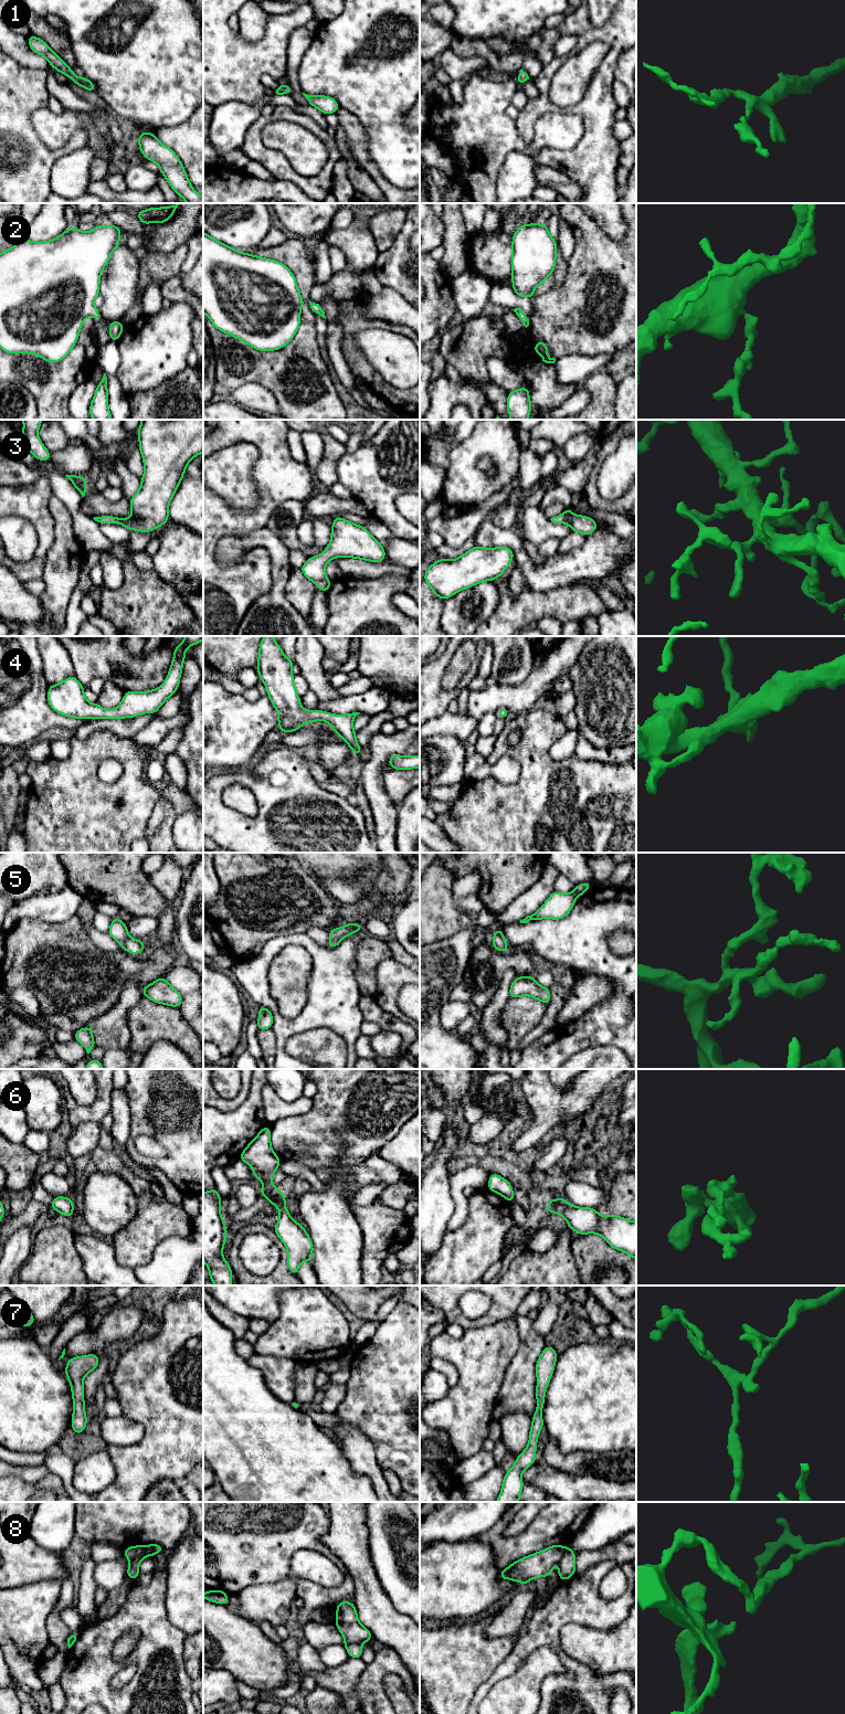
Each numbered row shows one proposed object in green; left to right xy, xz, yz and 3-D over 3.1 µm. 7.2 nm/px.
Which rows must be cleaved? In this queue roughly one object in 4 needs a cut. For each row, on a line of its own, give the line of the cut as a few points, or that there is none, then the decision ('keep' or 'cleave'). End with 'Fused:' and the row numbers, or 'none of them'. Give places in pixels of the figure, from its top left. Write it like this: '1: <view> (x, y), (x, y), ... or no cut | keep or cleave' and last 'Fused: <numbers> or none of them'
1: no cut | keep
2: no cut | keep
3: no cut | keep
4: no cut | keep
5: no cut | keep
6: no cut | keep
7: no cut | keep
8: yz (566, 1546), (566, 1551), (558, 1563) | cleave
Fused: 8

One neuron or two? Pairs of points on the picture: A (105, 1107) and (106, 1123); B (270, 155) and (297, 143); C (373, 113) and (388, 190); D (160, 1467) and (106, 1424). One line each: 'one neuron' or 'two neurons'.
A: two neurons
B: two neurons
C: two neurons
D: two neurons

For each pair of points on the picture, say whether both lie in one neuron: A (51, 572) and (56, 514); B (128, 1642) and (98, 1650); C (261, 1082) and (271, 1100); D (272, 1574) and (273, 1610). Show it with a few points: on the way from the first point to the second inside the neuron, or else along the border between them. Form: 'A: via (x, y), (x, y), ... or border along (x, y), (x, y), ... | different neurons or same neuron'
A: via (63, 558), (63, 528) | same neuron
B: border along (133, 1629), (113, 1649), (118, 1662) | different neurons
C: border along (266, 1083), (262, 1090), (263, 1113) | different neurons
D: border along (291, 1565), (291, 1572), (281, 1580), (246, 1587) | different neurons

